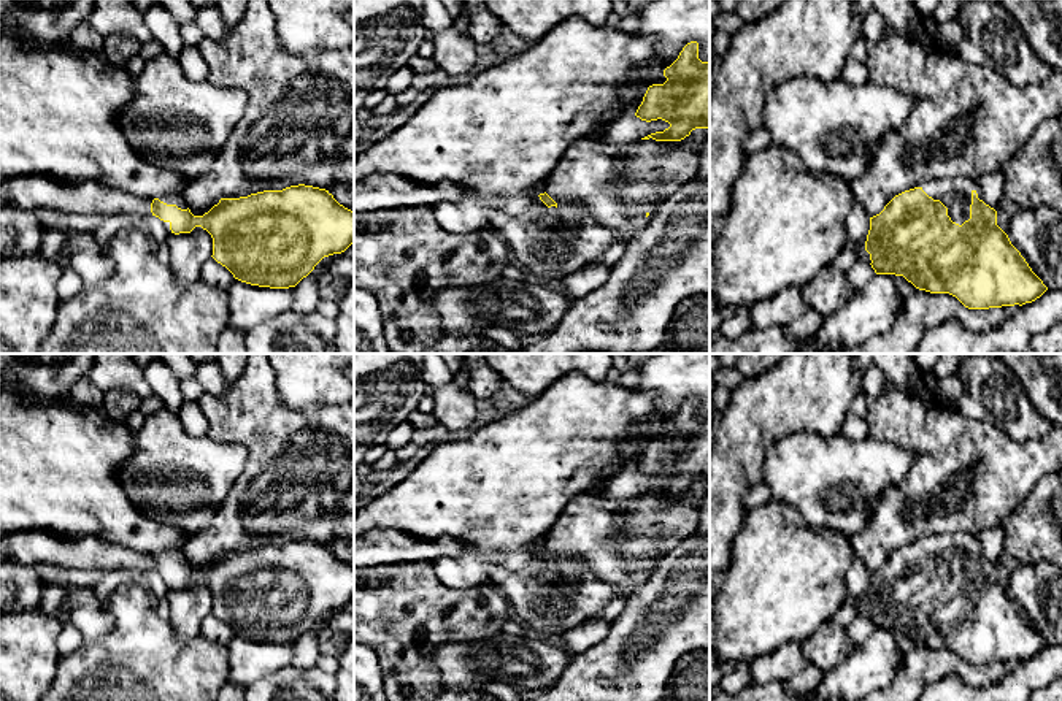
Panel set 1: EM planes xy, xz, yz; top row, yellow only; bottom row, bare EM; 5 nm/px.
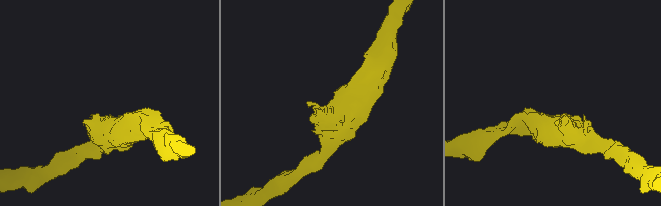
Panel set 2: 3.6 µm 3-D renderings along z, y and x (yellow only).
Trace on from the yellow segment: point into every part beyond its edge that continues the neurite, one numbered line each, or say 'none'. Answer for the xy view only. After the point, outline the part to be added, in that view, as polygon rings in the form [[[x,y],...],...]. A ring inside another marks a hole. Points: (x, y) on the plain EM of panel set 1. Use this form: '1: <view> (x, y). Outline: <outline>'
1: xy (178, 555). Outline: [[[183,549],[165,550],[165,552],[159,554],[159,555],[164,557],[164,558],[167,558],[167,560],[176,560],[181,565],[187,565],[189,563]]]

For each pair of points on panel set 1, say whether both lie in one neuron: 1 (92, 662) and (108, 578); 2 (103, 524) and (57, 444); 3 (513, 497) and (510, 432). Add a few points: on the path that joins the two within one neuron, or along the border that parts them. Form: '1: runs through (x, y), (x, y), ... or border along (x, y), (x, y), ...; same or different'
1: border along (137, 581), (121, 584), (105, 603); different
2: runs through (89, 505), (59, 474), (57, 463); same
3: runs through (513, 481), (513, 448); same

